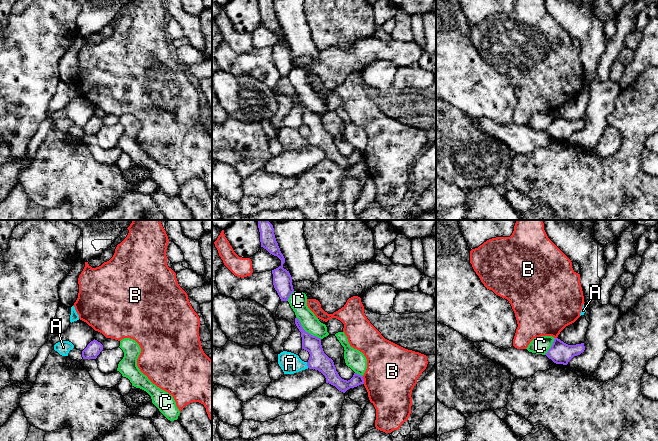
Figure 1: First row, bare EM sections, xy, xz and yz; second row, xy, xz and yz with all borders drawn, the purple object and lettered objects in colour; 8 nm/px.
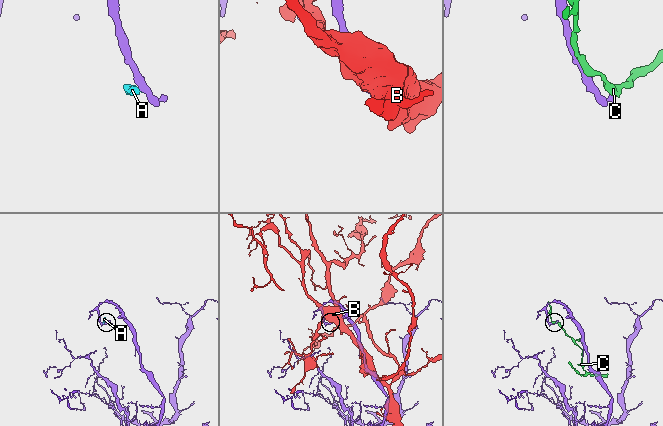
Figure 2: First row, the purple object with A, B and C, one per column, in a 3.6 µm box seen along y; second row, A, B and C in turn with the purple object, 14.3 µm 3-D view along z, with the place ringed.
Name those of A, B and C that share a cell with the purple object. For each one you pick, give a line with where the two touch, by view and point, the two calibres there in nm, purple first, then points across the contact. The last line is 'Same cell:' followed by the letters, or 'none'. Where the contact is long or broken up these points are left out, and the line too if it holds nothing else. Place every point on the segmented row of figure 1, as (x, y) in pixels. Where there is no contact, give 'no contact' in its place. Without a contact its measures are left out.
A: xz (307, 365) | 160/170 nm | across xz (318, 360), (307, 365), (290, 363)
Same cell: A

